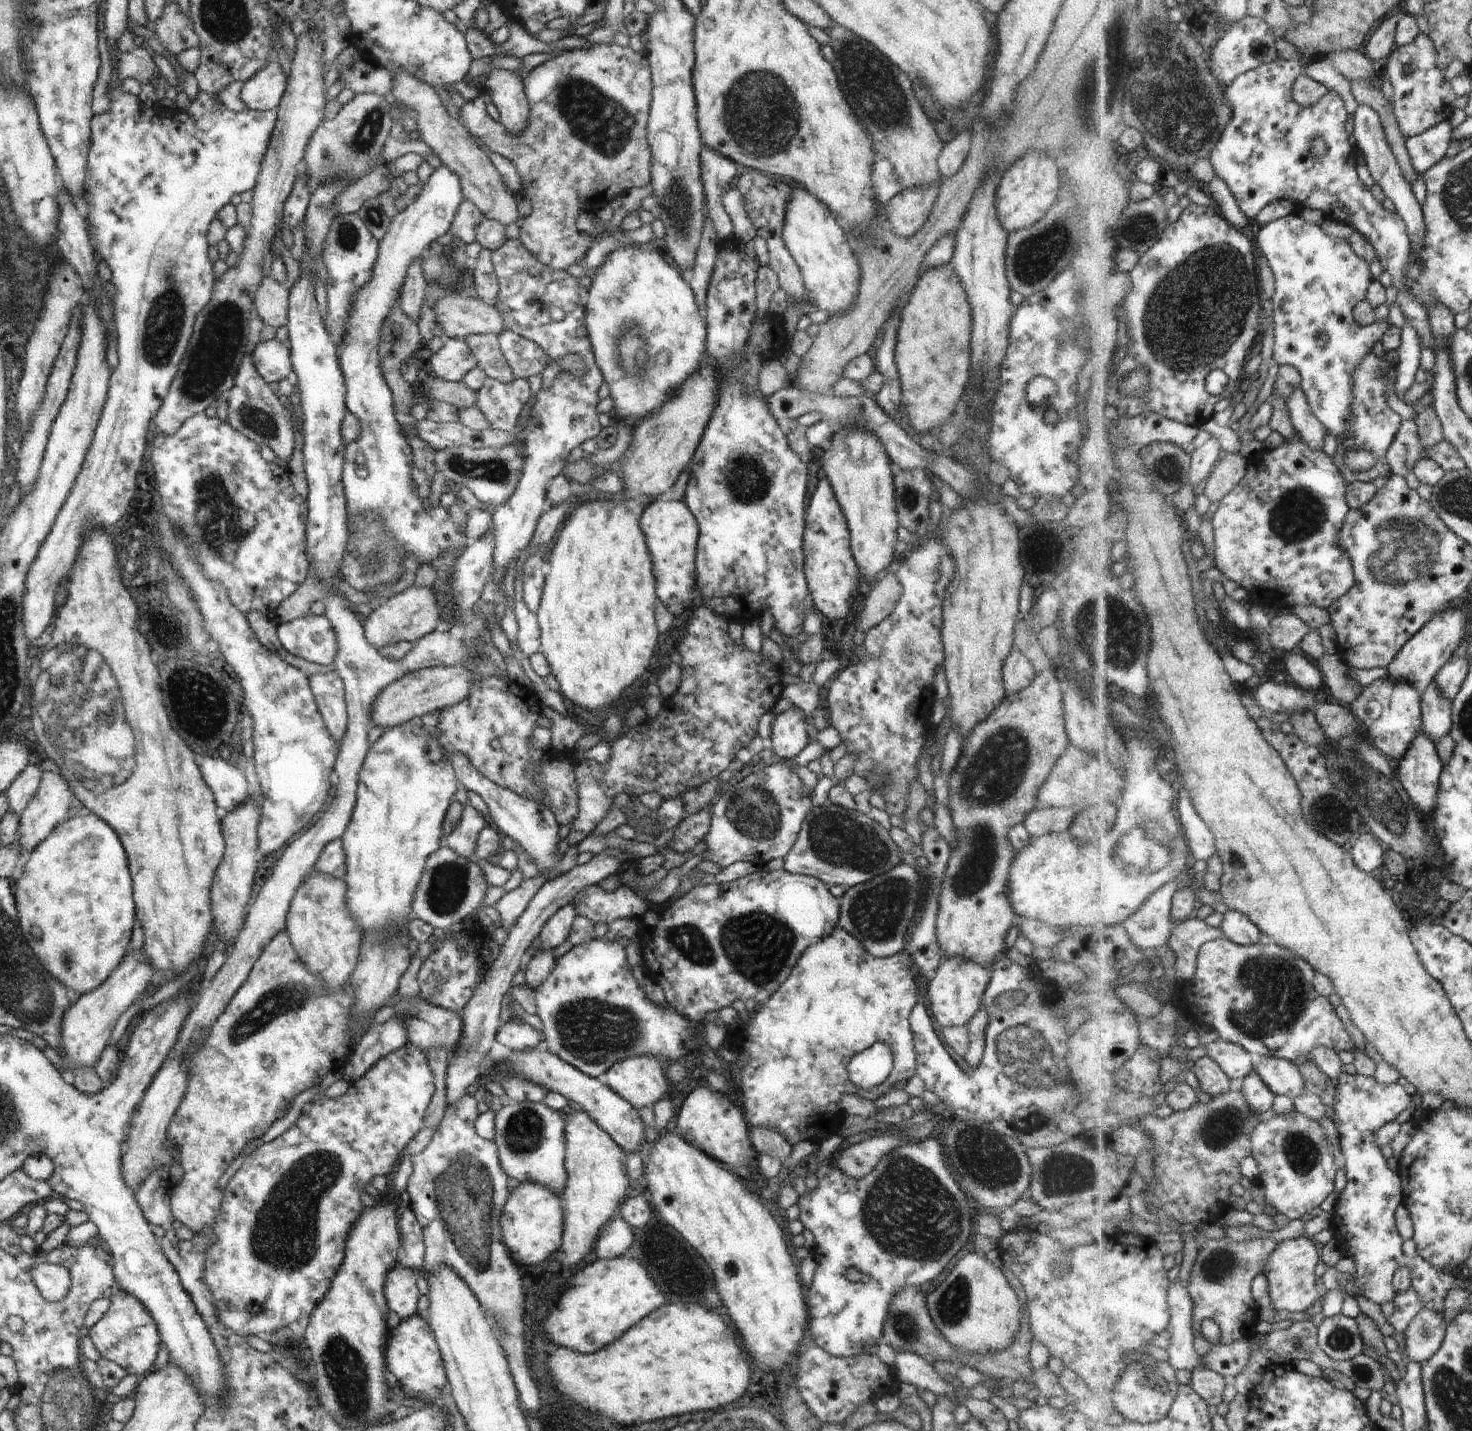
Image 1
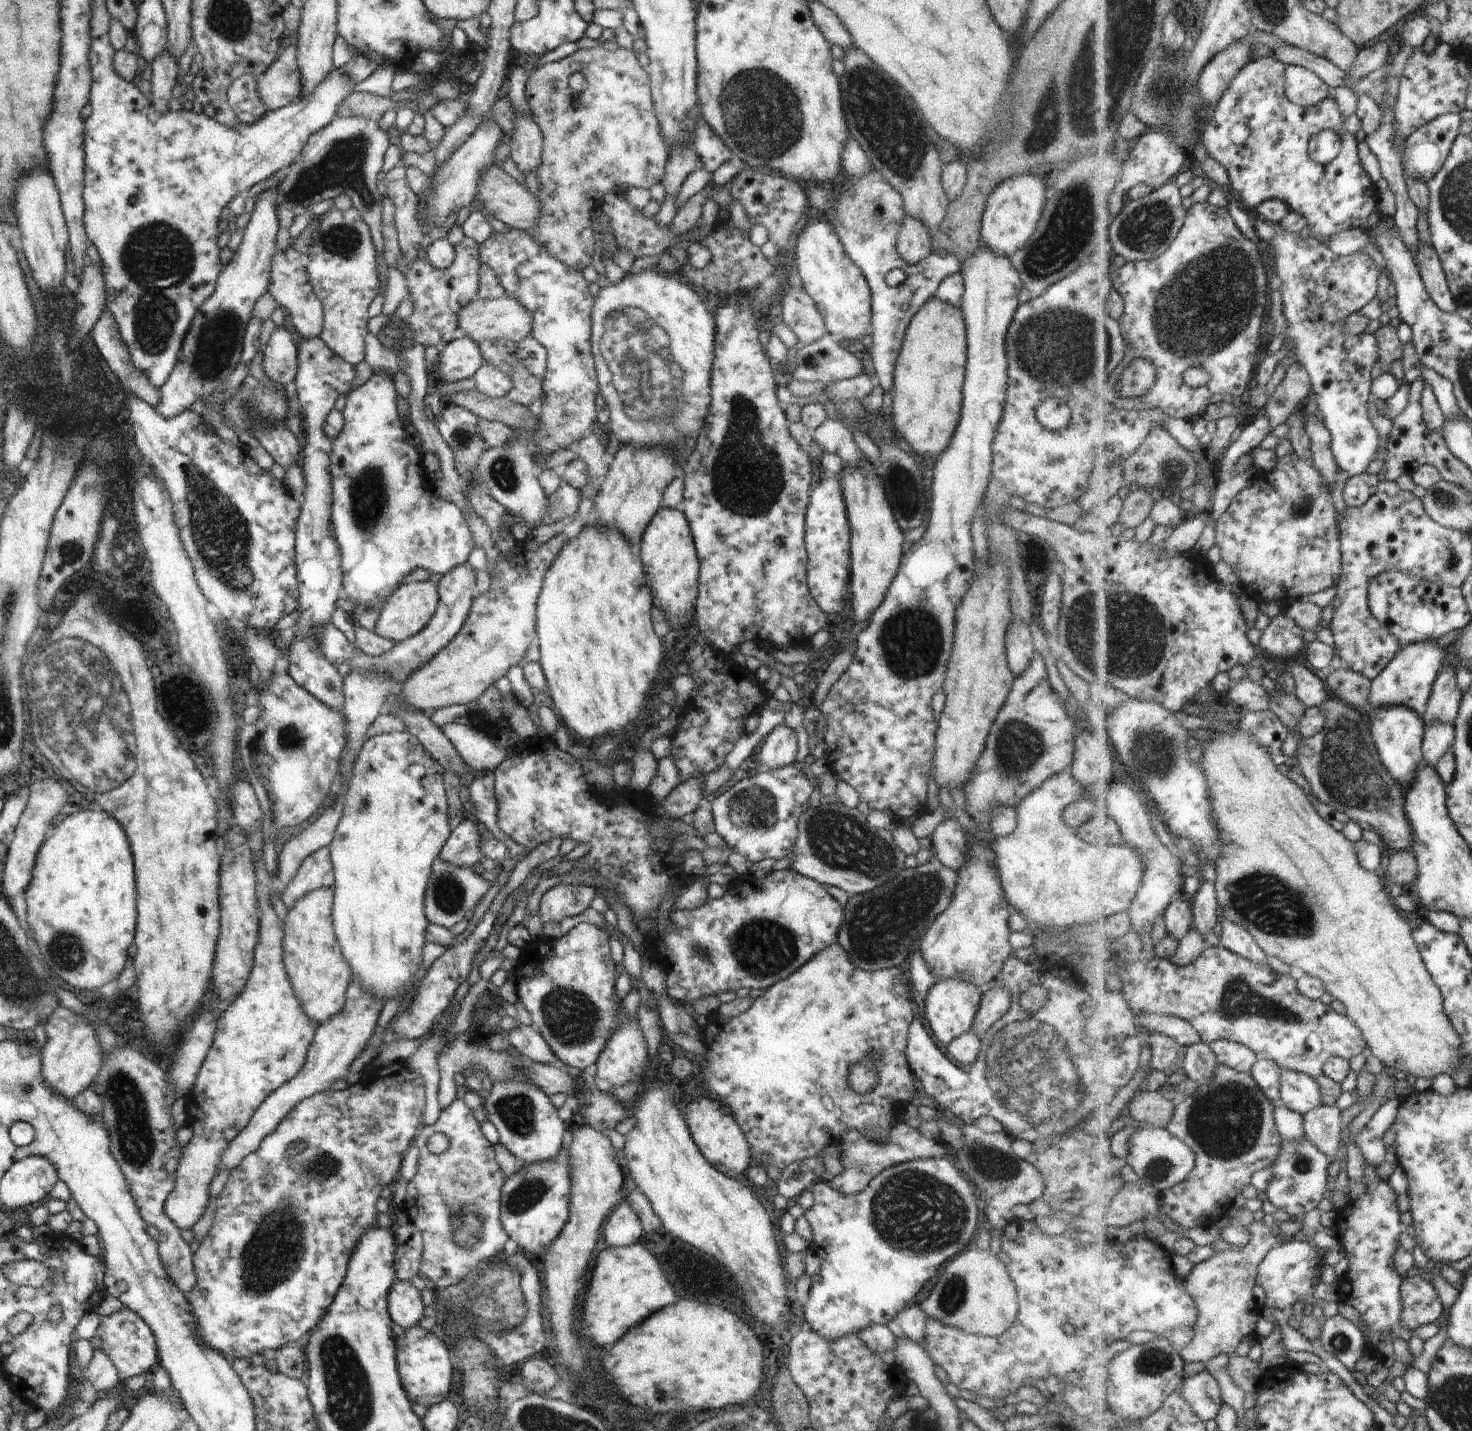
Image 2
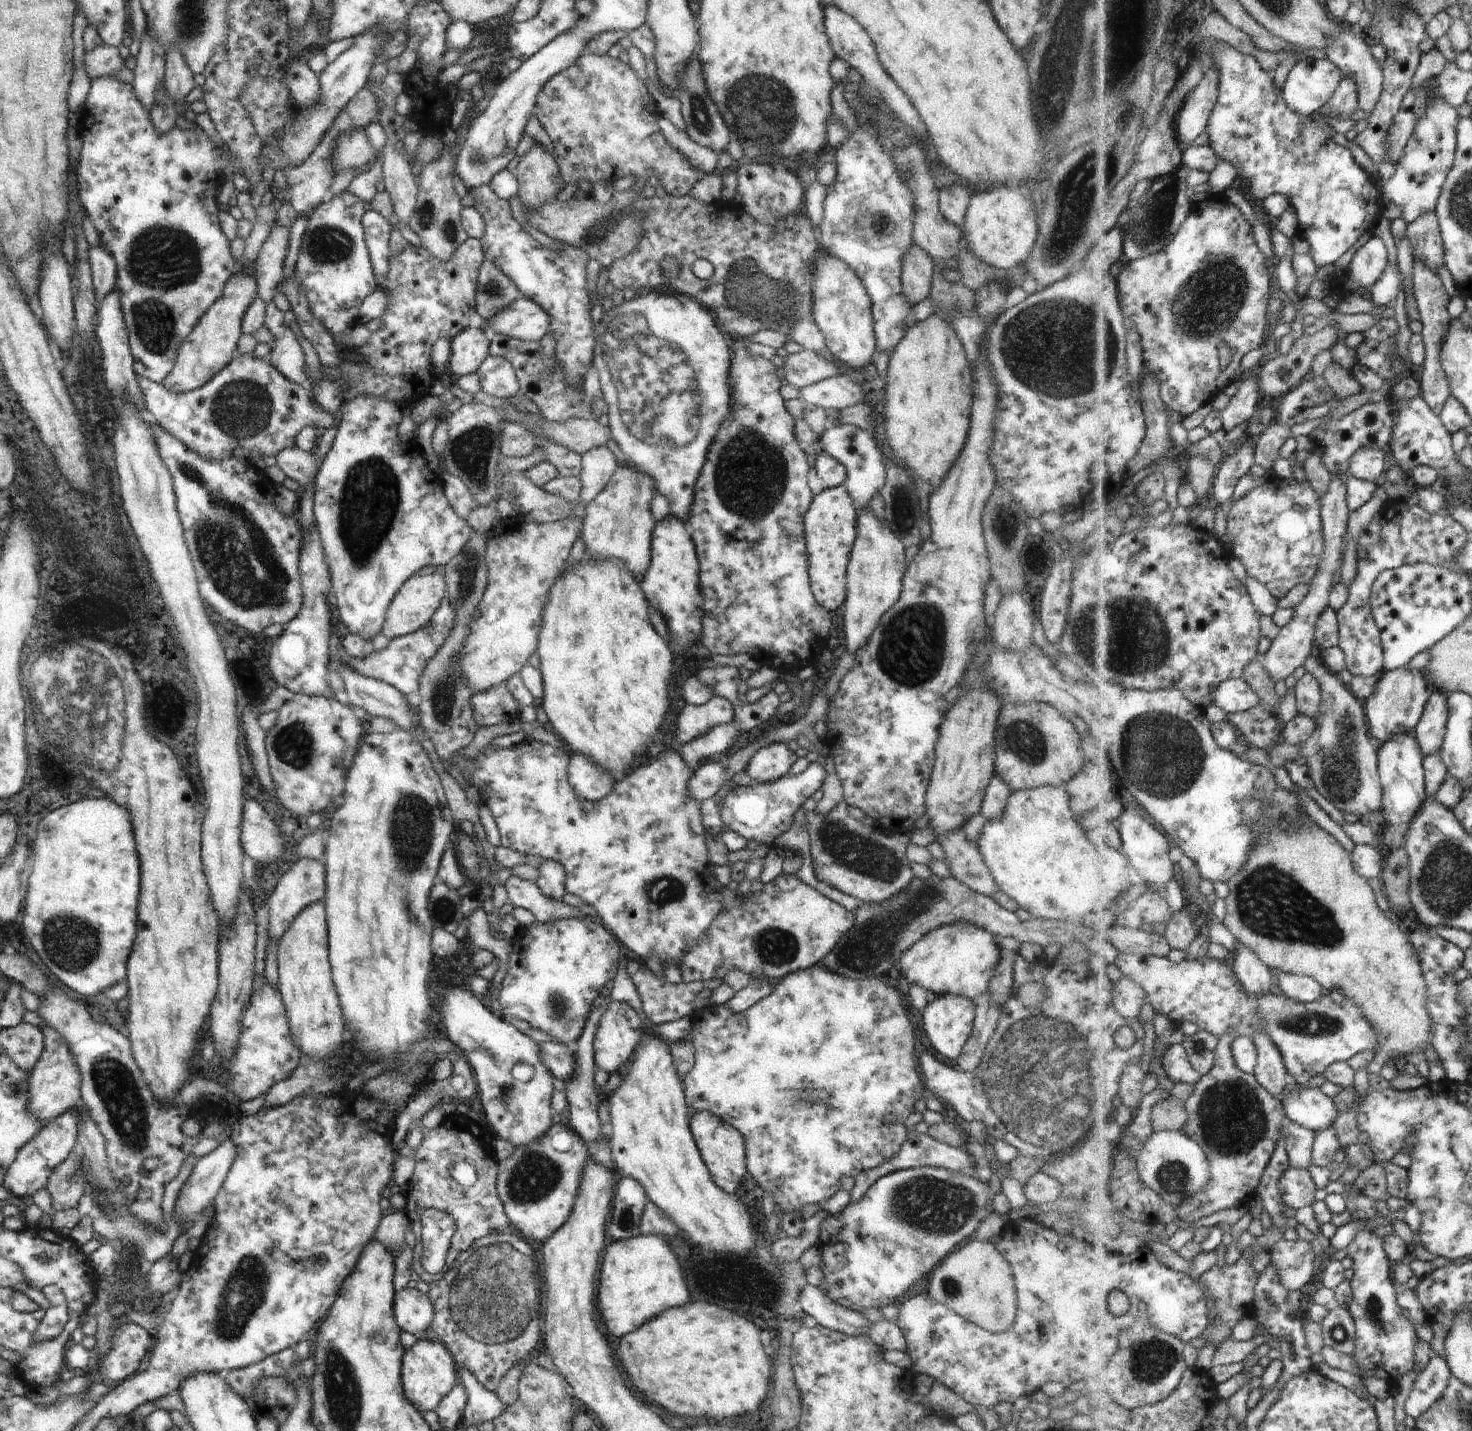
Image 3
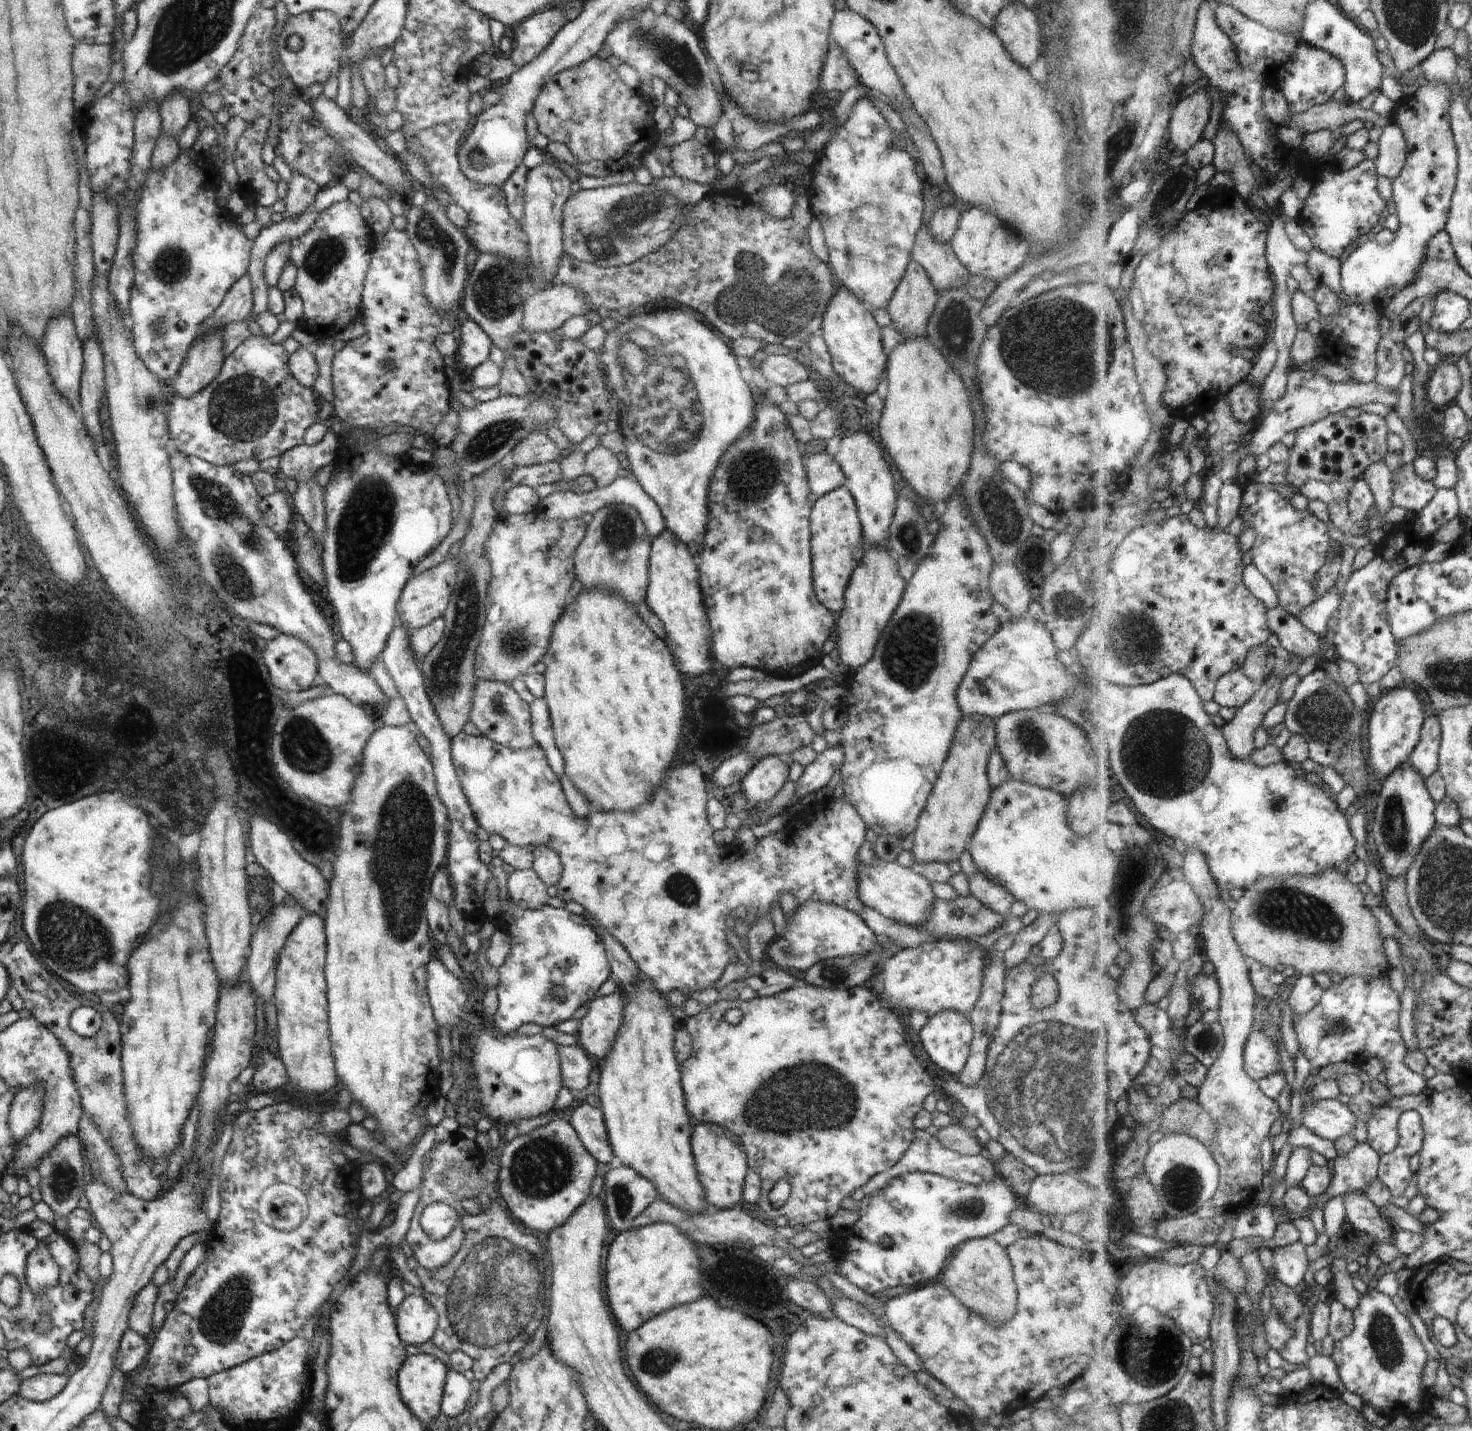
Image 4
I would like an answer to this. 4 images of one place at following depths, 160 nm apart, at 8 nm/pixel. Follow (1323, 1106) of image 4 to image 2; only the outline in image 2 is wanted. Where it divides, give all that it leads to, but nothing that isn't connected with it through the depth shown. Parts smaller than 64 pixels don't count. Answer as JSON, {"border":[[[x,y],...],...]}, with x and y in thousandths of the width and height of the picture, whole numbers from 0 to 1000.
{"border":[[[873,747],[871,754],[870,771],[886,780],[899,770],[898,761],[889,751]]]}

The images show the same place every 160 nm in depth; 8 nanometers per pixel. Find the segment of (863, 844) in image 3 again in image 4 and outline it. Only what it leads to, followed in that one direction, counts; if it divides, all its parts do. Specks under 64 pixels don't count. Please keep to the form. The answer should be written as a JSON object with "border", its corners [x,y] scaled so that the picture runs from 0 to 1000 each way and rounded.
{"border":[[[595,597],[591,603],[584,602],[582,609],[582,625],[587,633],[594,635],[599,640],[620,648],[627,646],[631,642],[631,636],[636,627],[628,612],[621,609],[618,606],[614,606],[609,601],[599,601]]]}

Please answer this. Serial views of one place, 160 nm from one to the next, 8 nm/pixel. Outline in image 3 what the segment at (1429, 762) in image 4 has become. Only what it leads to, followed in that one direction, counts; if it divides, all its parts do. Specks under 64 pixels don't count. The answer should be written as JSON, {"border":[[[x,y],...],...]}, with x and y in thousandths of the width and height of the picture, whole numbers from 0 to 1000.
{"border":[[[974,481],[971,493],[963,506],[963,514],[967,525],[970,528],[979,526],[984,509],[985,493],[984,484]]]}

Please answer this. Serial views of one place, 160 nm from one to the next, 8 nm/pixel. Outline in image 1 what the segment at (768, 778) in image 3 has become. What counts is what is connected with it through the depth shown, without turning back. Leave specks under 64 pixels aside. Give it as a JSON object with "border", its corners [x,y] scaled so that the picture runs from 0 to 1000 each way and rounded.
{"border":[[[538,494],[527,500],[524,505],[525,525],[529,531],[538,532],[551,519],[547,498]]]}

